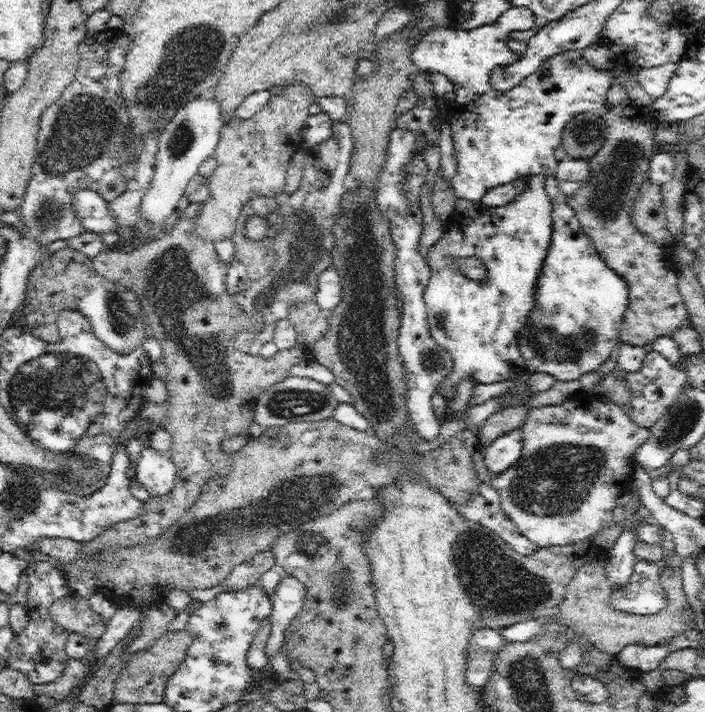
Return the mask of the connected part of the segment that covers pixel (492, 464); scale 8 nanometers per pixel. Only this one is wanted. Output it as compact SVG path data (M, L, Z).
M519 428L498 436L492 445L485 448L485 464L490 471L491 478L506 472L520 458L522 448L523 438Z

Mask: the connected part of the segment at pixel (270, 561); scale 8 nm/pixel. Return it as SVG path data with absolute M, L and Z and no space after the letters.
M271 550L256 553L254 558L235 566L234 570L231 570L230 574L220 585L232 591L254 586L254 584L259 584L259 578L262 576L262 573L270 570L275 565L274 553Z

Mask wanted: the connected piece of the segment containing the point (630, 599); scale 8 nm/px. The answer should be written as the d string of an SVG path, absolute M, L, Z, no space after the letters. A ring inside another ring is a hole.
M638 558L628 584L611 590L610 605L627 613L659 613L668 602L667 591L661 583L661 564Z

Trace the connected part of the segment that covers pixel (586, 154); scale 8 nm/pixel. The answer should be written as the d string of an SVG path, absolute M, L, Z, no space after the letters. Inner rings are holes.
M582 113L565 127L561 145L572 159L591 159L605 143L607 122L602 115Z

